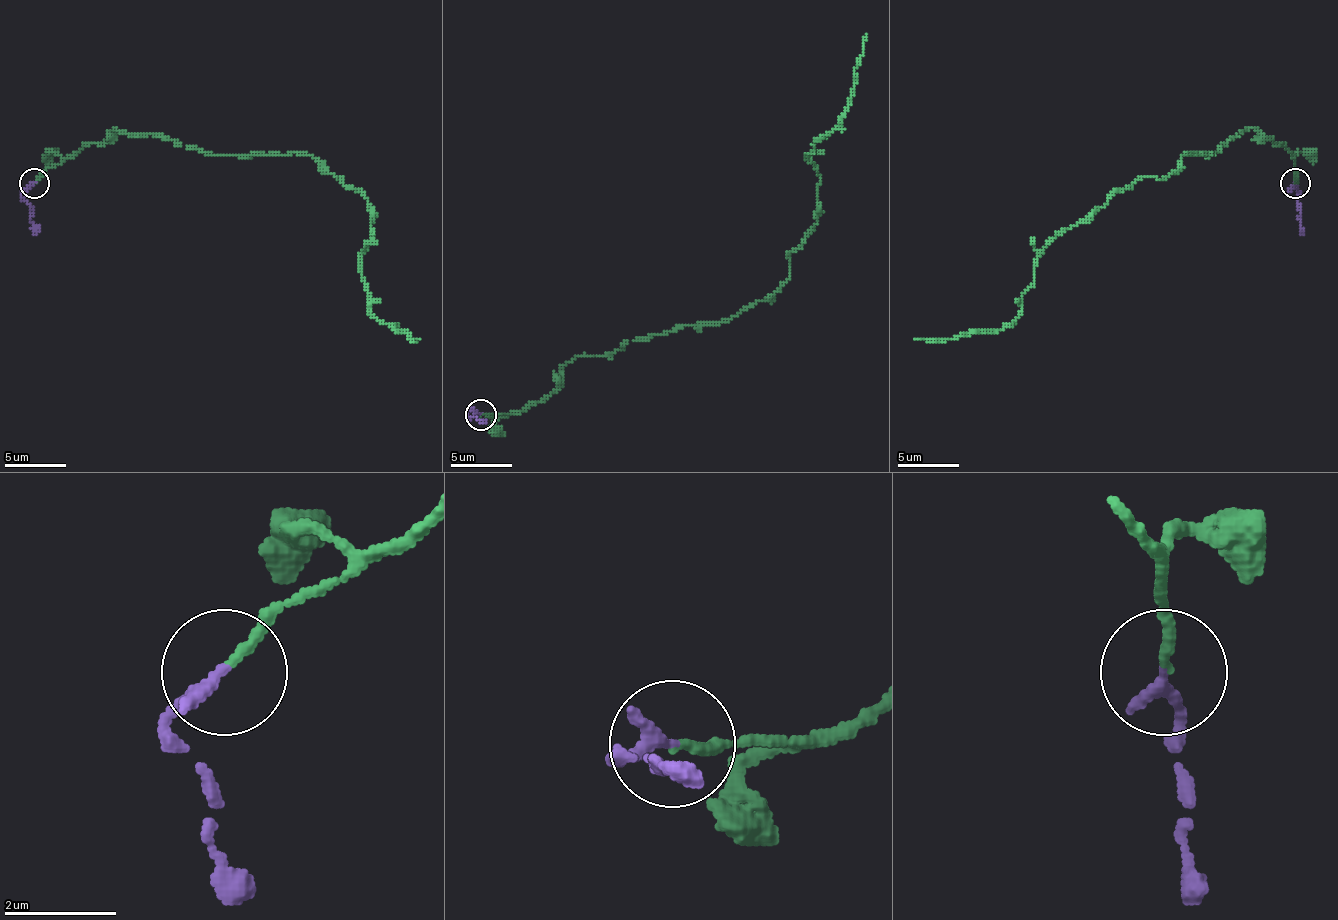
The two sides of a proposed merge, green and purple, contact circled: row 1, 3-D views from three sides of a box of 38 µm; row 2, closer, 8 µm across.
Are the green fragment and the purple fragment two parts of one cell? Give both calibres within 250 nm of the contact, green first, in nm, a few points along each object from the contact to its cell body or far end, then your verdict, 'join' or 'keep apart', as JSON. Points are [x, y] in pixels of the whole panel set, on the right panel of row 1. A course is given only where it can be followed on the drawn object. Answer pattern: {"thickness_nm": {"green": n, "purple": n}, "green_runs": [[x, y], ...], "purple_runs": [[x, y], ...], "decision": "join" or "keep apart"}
{"thickness_nm": {"green": 180, "purple": 280}, "green_runs": [[1294, 182], [1291, 152], [1251, 127], [1215, 155], [1187, 152], [1058, 235], [1003, 330], [914, 339]], "purple_runs": [[1294, 182], [1304, 235]], "decision": "join"}

